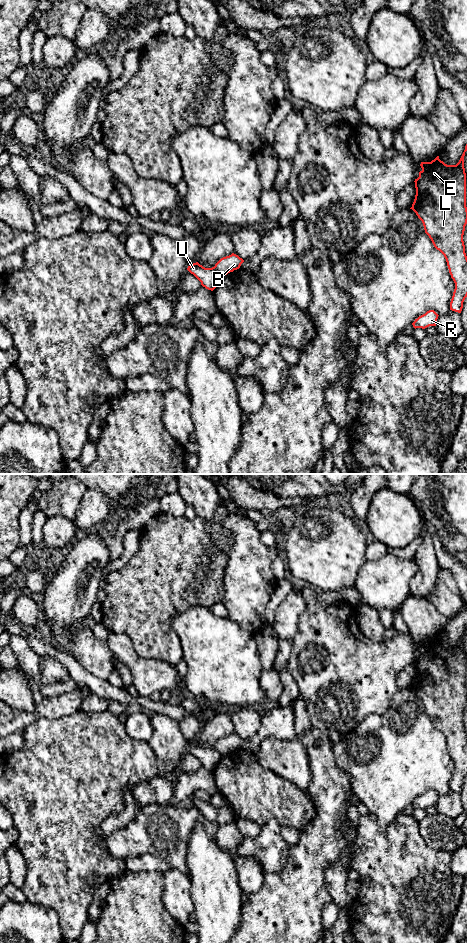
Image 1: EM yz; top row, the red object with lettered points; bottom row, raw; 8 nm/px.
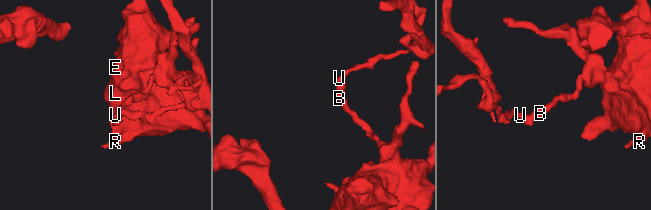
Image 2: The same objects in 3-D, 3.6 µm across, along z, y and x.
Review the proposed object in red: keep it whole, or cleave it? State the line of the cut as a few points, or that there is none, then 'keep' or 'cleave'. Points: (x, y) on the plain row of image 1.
cut yz (213, 747), (221, 756); cleave

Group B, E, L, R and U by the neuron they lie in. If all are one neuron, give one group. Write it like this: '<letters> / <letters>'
B E L R / U

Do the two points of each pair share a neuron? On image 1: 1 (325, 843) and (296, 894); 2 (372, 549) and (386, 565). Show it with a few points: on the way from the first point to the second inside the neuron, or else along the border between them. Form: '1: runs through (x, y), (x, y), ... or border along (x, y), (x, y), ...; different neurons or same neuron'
1: runs through (312, 856), (306, 862), (301, 881); same neuron
2: border along (387, 552), (376, 559), (368, 561); different neurons

